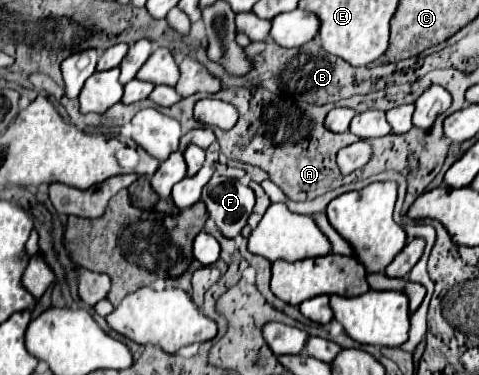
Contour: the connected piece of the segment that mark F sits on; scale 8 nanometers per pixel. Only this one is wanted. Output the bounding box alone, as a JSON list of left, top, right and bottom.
[201,175,255,239]

